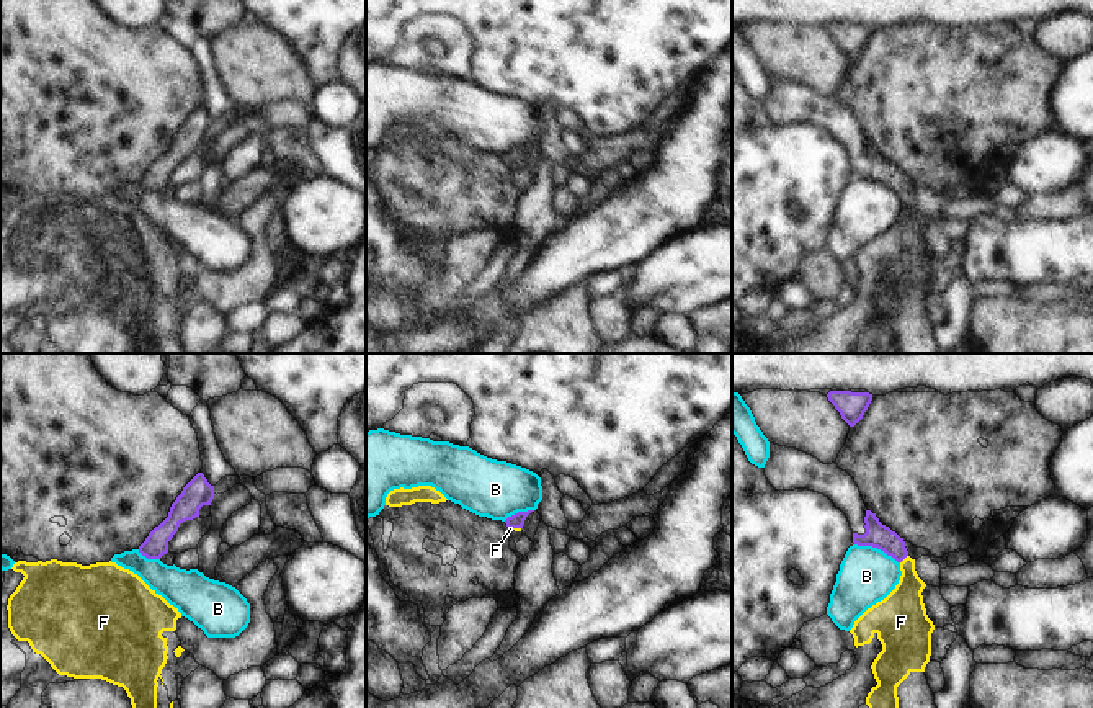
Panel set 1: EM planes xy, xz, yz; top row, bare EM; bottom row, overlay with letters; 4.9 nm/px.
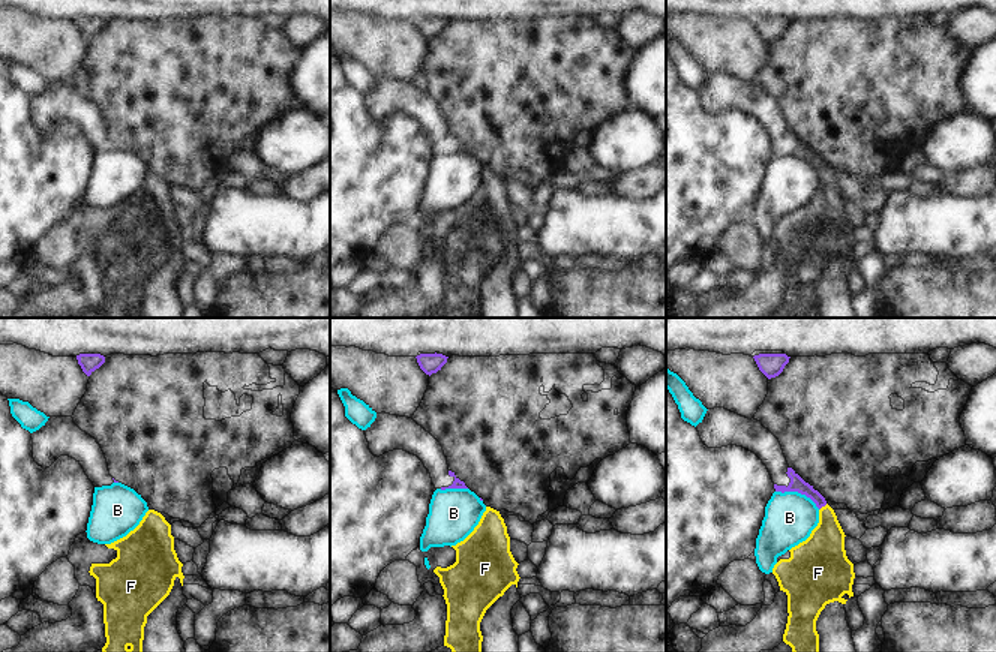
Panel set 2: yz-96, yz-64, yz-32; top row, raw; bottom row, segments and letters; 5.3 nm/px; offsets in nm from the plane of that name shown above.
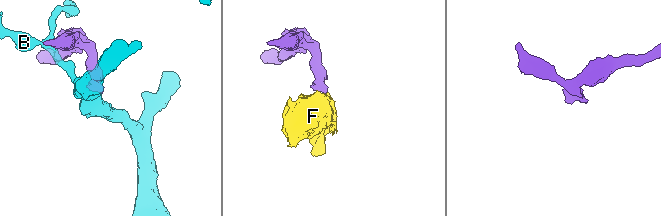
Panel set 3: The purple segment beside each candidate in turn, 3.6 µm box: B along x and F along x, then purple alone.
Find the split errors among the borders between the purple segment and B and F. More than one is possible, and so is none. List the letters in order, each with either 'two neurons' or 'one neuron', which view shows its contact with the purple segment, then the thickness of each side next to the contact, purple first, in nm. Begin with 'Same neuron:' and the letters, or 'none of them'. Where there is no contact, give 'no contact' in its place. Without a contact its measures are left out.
Same neuron: F
B: two neurons | yz | 120/280 nm
F: one neuron | yz | 120/200 nm

